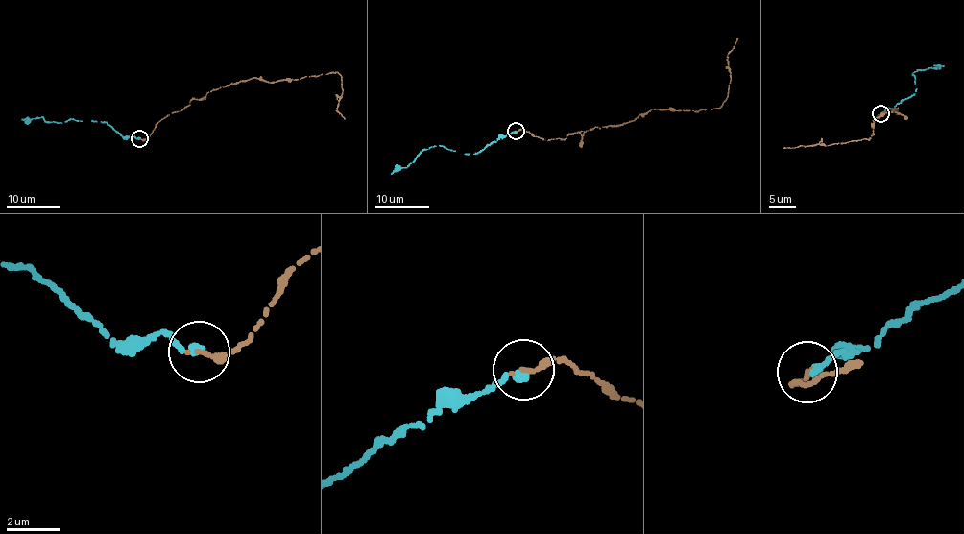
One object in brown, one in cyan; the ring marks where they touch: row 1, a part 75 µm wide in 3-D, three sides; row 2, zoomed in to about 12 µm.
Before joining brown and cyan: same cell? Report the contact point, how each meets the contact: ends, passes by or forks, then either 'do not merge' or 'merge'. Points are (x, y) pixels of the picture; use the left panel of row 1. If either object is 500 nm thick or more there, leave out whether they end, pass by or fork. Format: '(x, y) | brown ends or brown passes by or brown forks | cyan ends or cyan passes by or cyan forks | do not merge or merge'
(139, 138) | brown ends | cyan ends | merge

